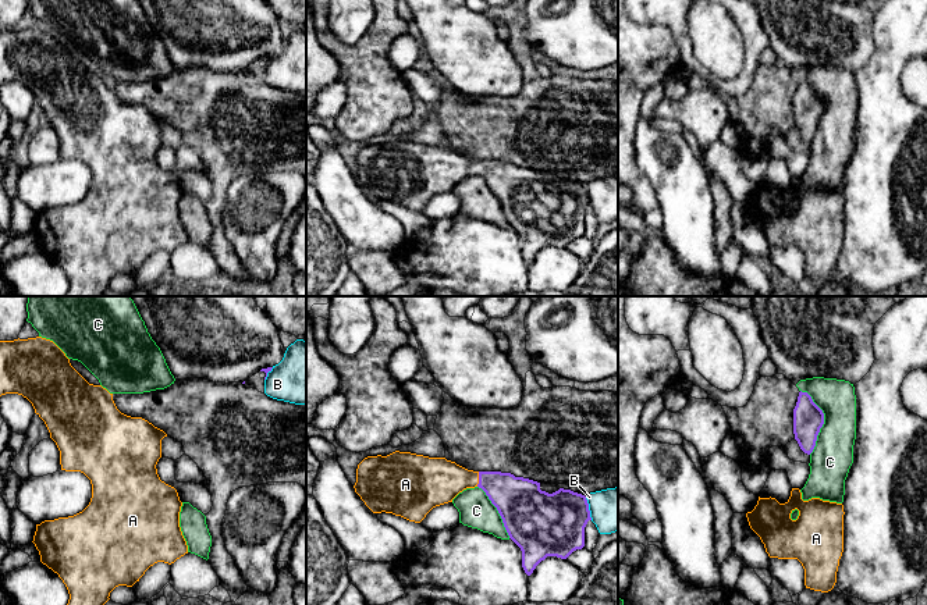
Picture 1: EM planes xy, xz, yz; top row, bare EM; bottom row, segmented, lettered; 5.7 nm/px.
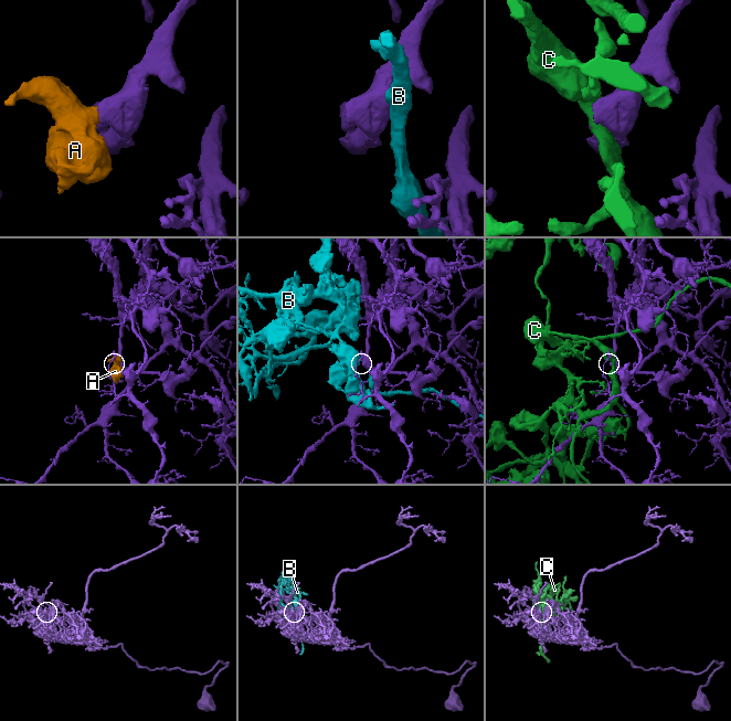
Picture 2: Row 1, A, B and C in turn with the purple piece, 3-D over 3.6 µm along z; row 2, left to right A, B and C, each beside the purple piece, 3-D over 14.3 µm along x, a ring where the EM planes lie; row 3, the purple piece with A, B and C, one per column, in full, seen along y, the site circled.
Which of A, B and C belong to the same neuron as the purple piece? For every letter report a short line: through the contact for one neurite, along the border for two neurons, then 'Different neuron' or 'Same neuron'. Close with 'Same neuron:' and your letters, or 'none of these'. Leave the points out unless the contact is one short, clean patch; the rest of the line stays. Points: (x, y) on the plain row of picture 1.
A: Line: xz (517, 188), (496, 173), (479, 167), (444, 167), (436, 170). Same neuron
B: Different neuron
C: Different neuron
Same neuron: A

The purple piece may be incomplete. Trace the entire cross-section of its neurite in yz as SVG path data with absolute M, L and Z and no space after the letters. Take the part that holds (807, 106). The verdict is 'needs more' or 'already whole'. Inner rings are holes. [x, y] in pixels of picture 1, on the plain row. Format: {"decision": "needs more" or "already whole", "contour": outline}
{"decision": "already whole", "contour": "M800 79L793 97L793 122L805 142L810 143L813 140L823 113L823 99L813 90L807 81Z"}

